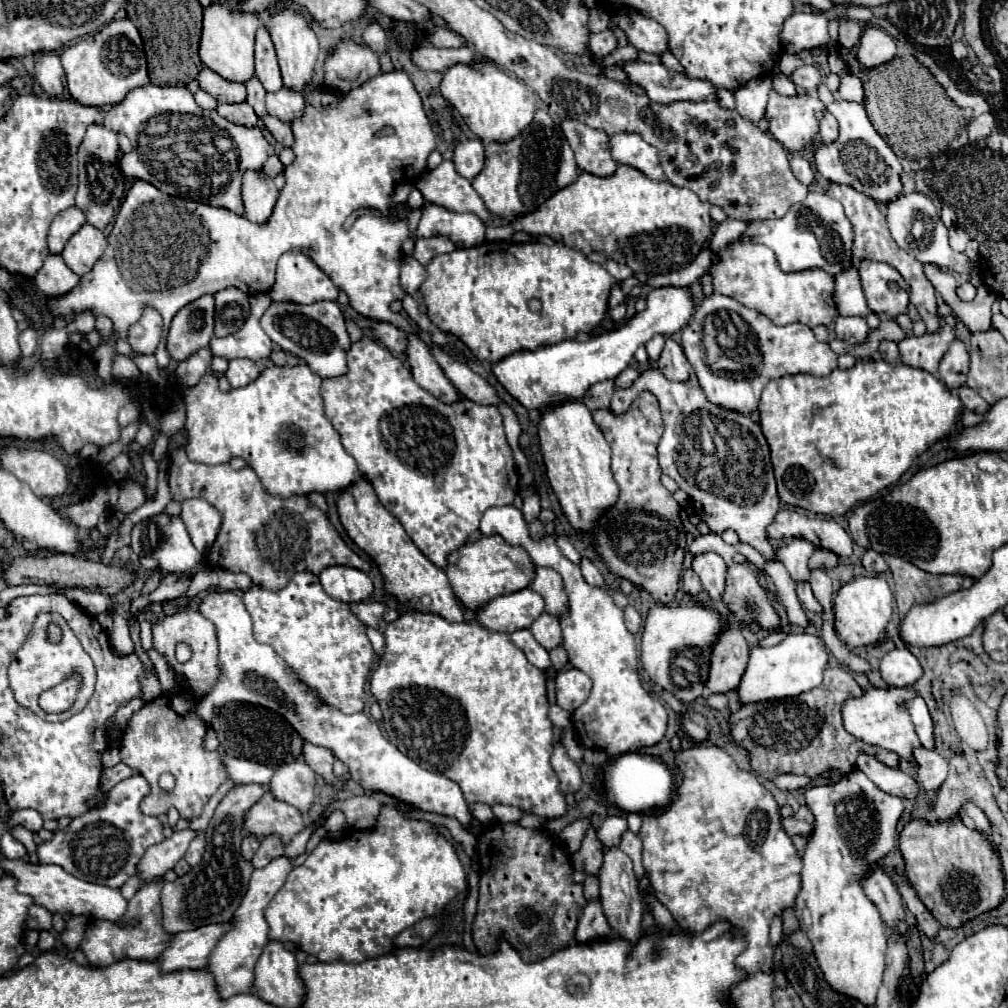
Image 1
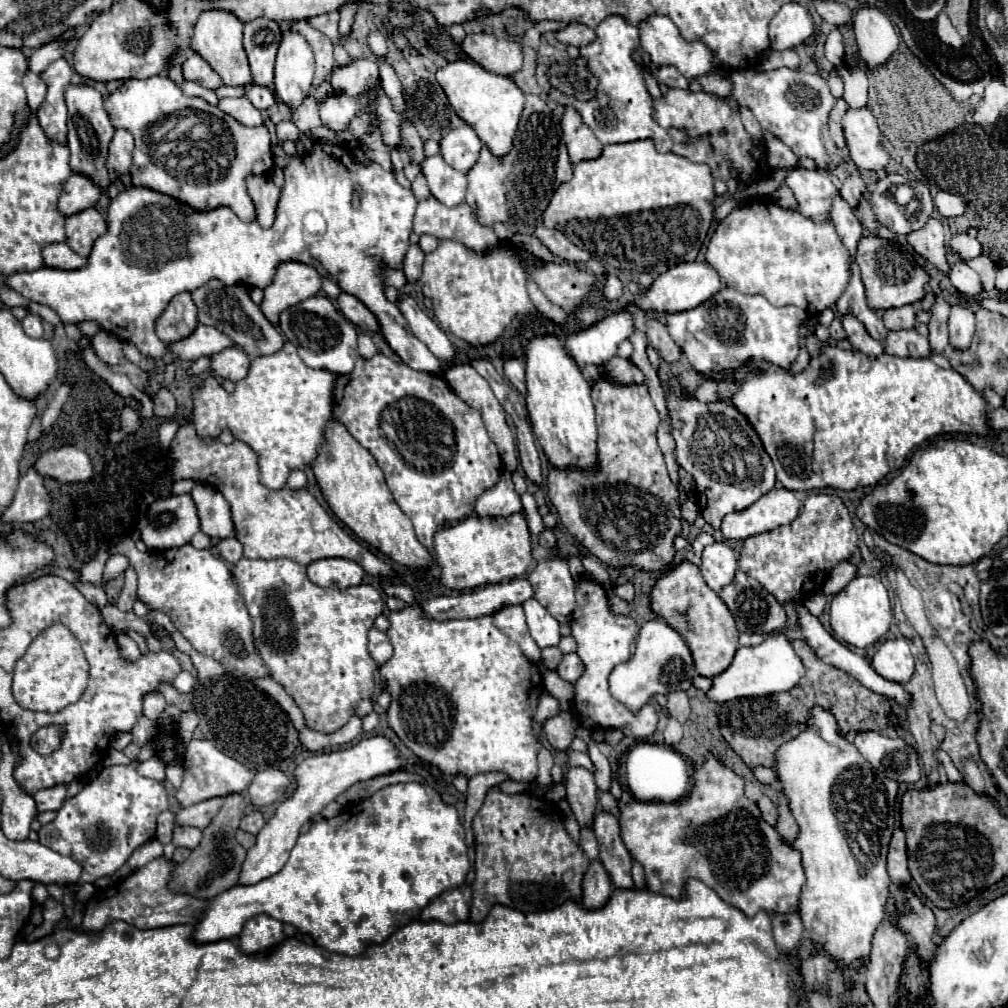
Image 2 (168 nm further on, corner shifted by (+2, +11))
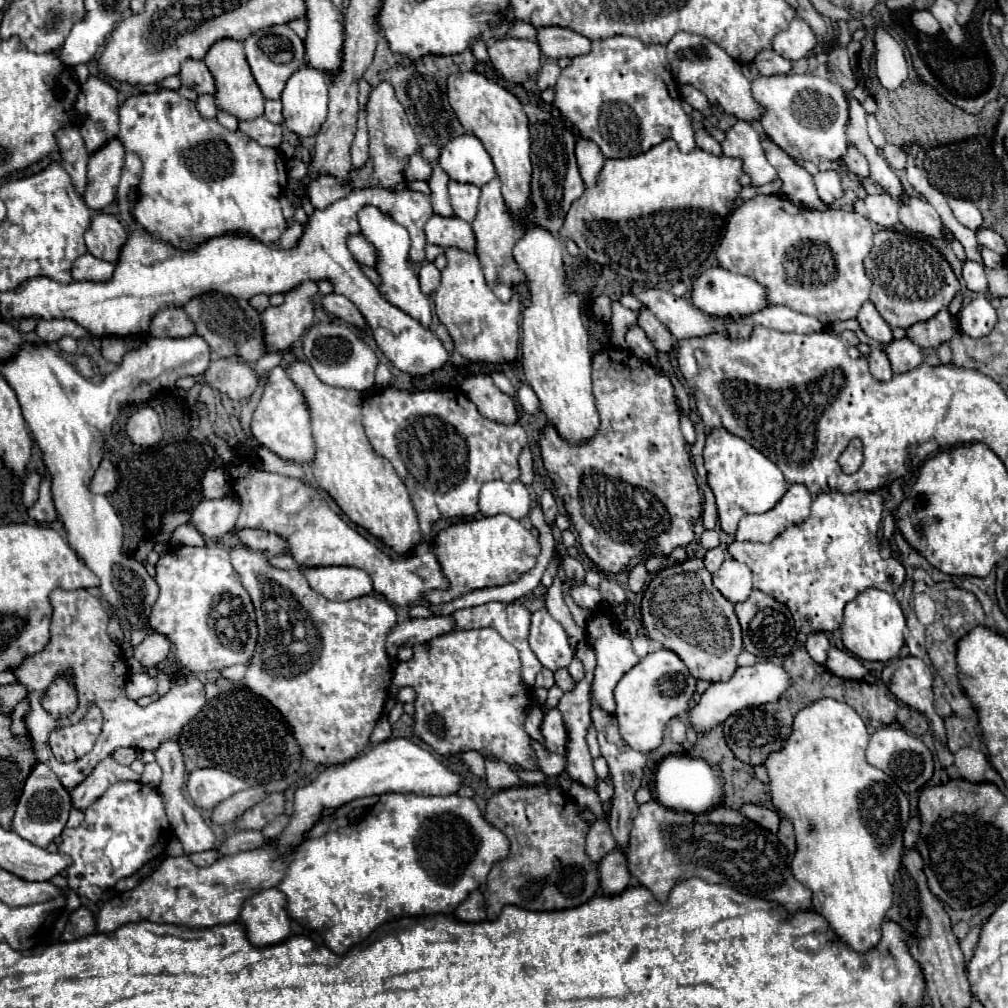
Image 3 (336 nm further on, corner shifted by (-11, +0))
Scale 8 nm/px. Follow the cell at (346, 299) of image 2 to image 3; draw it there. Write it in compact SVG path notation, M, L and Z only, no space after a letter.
M330 293L326 297L322 297L322 303L324 303L324 309L336 317L340 317L342 321L358 327L358 329L366 329L366 321L362 317L362 313L358 311L358 307L354 303L350 303L346 297L342 295L336 295L336 293Z

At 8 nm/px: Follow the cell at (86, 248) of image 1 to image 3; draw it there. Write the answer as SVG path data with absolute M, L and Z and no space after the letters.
M96 213L90 221L84 239L86 239L88 253L92 253L102 261L114 263L118 259L120 247L126 241L126 229L114 215Z

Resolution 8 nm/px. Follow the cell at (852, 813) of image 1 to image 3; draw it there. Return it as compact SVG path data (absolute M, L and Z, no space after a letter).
M820 699L816 703L812 703L810 707L798 711L798 715L794 717L794 729L792 735L788 737L786 745L782 751L772 753L766 759L766 771L770 775L770 787L772 787L772 803L778 811L782 811L784 815L790 817L790 821L794 823L794 831L796 831L796 839L798 839L798 849L794 853L792 859L792 871L794 877L806 885L808 889L812 889L812 909L816 913L820 913L830 929L836 933L838 939L842 939L848 947L852 947L858 953L866 953L870 949L874 949L882 937L882 923L886 921L886 913L890 911L892 899L894 899L894 873L898 873L898 861L902 861L902 833L906 829L906 823L910 819L910 809L908 809L908 797L906 793L880 769L868 765L866 761L866 745L868 745L868 729L864 725L864 721L860 719L860 715L848 707L846 703L834 701L834 699Z

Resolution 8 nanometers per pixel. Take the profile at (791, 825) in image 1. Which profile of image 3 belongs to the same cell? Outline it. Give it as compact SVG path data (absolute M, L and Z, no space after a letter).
M742 805L740 811L752 819L754 823L762 825L764 829L772 831L772 833L778 833L778 827L780 827L780 815L768 807L762 807L762 805Z

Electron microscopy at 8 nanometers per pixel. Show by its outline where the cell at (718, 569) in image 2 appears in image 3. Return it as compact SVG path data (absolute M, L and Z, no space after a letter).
M728 557L712 577L714 577L714 587L732 603L746 601L752 591L750 569L732 557Z

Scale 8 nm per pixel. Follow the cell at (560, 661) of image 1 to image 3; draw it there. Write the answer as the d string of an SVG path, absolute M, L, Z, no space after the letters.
M558 669L558 671L554 673L554 679L556 679L556 685L558 685L562 691L570 691L570 689L576 685L574 679L570 677L568 669Z

